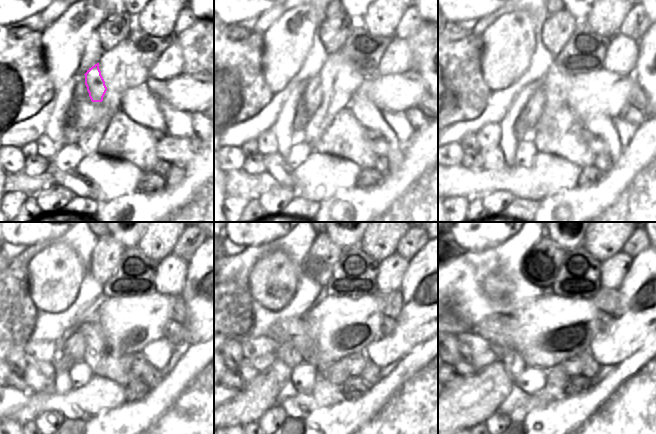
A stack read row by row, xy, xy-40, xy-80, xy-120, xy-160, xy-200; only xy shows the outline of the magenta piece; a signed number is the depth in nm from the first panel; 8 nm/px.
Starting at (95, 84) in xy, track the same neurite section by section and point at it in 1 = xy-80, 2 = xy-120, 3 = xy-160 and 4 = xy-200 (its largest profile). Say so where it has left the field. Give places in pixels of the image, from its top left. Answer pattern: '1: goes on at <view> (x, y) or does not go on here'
1: goes on at xy-80 (532, 114)
2: goes on at xy-120 (90, 333)
3: goes on at xy-160 (287, 353)
4: goes on at xy-200 (514, 364)

